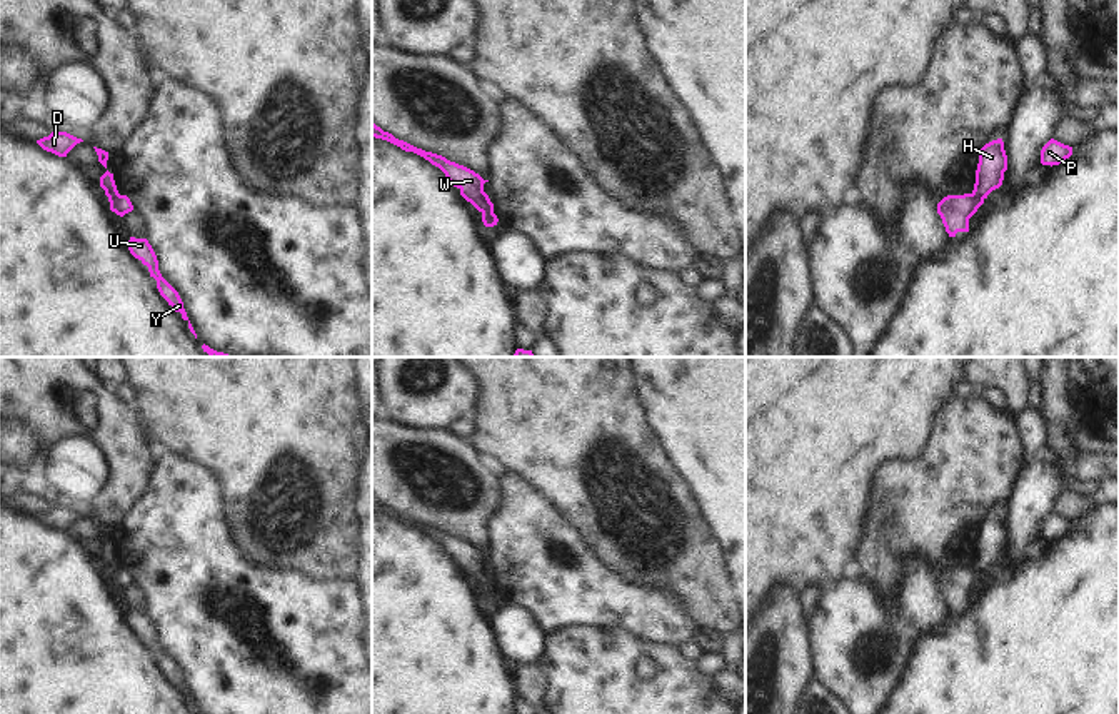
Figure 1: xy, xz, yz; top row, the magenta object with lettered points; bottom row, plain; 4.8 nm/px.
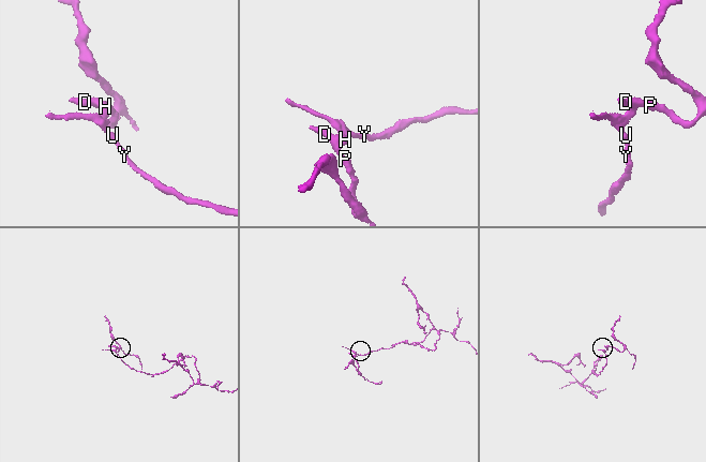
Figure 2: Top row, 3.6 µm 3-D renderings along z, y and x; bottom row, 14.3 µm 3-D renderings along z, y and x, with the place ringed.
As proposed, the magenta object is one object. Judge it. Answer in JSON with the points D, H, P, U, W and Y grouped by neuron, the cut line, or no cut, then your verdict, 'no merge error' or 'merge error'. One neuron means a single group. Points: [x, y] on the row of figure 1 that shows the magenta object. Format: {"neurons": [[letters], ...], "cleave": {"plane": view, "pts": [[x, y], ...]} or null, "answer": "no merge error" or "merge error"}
{"neurons": [["D", "H", "P"], ["U", "W", "Y"]], "cleave": {"plane": "xy", "pts": [[105, 191], [117, 194]]}, "answer": "merge error"}

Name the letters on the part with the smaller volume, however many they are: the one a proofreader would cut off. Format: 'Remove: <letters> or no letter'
Remove: D, H, P

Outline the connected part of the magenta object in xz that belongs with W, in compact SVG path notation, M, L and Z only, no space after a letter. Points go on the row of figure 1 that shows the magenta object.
M372 122L372 137L387 140L397 147L400 147L405 152L414 152L425 160L429 160L432 165L439 167L447 180L460 190L460 195L470 202L479 212L494 212L494 204L490 202L489 195L484 192L484 184L489 180L484 180L479 173L474 170L459 165L455 162L447 160L442 155L425 152L422 148L417 148L404 140L395 138L392 133L384 132L380 127L377 127Z

